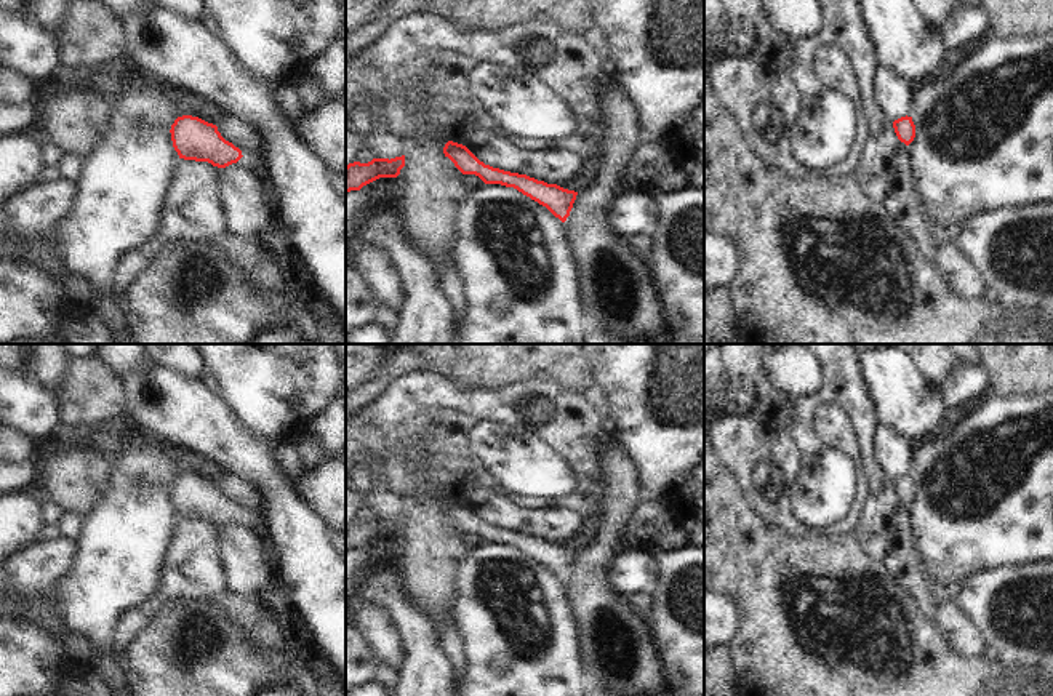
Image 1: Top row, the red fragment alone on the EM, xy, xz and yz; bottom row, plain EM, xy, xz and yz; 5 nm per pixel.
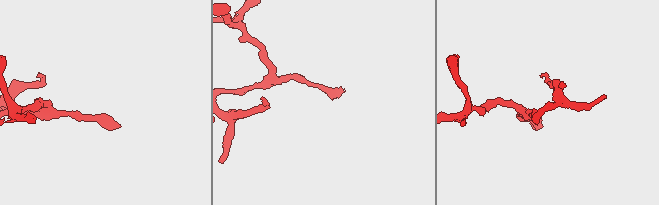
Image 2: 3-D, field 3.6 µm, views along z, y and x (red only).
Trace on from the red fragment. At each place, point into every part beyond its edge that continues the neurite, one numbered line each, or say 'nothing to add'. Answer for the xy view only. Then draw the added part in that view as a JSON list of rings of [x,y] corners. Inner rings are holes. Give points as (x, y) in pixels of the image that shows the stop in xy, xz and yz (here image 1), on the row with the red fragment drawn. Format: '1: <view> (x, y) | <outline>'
1: xy (253, 160) | [[[242,150],[242,155],[243,157],[235,163],[237,166],[261,170],[262,157],[259,150],[258,152]]]

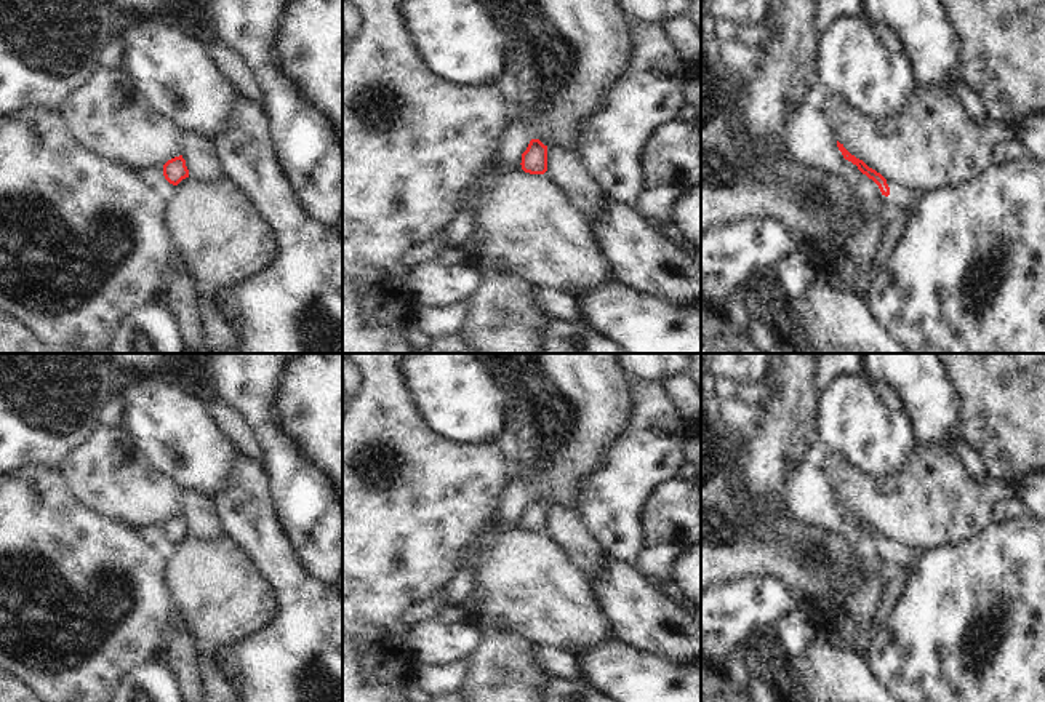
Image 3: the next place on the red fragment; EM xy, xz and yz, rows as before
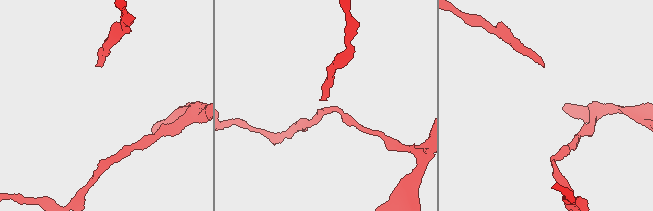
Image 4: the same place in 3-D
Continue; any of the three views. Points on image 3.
1: yz (900, 199) | [[[869,179],[869,192],[872,192],[890,209],[890,213],[896,209],[906,211],[909,205],[923,197],[923,193],[904,189],[891,181],[887,181],[887,184],[890,187],[888,197],[880,192],[879,185],[872,179]]]

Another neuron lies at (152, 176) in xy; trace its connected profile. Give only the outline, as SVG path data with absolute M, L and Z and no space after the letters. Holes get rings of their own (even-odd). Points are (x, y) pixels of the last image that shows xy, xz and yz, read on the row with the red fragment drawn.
M147 166L141 171L141 179L154 190L166 192L166 179L163 176L163 168Z

